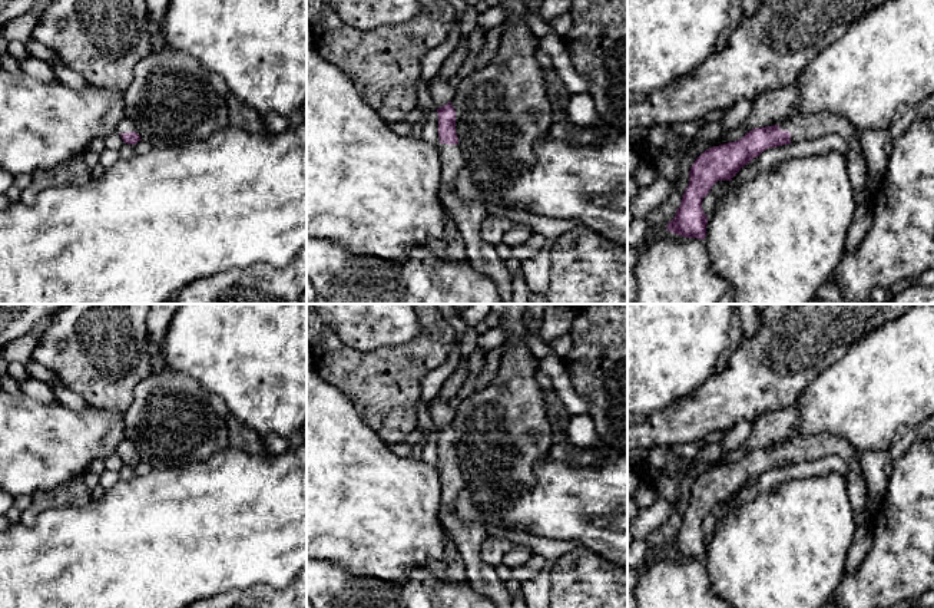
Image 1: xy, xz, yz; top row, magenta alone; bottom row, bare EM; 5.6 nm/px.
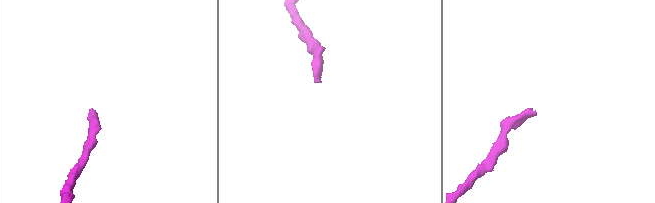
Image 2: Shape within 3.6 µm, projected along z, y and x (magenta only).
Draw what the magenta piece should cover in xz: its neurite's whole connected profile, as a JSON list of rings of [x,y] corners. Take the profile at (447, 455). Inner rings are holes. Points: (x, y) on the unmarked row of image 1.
[[[451,423],[438,429],[437,436],[441,482],[440,519],[466,564],[467,584],[478,594],[490,598],[496,608],[511,608],[507,582],[501,581],[496,568],[487,565],[480,556],[480,548],[486,539],[483,526],[464,522],[456,512],[457,496],[464,488],[464,479],[458,466],[456,432]]]

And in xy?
[[[123,439],[119,443],[116,453],[122,457],[125,465],[136,466],[140,462],[140,457],[138,455],[135,445],[127,439]]]

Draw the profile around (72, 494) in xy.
[[[83,478],[60,483],[46,493],[36,493],[32,496],[32,503],[21,510],[20,522],[24,526],[32,526],[37,516],[56,506],[86,506],[92,500],[90,490],[83,482]]]

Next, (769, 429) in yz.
[[[796,403],[774,412],[758,413],[751,420],[751,434],[742,443],[746,453],[755,449],[779,446],[784,442],[801,437],[801,434],[796,432],[798,422],[799,414]]]

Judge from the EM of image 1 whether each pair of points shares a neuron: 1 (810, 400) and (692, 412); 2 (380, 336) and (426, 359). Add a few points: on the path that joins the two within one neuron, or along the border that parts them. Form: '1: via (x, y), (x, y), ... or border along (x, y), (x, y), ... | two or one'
1: border along (818, 376), (807, 385), (795, 402) | two
2: border along (420, 320), (420, 330), (410, 340), (364, 352) | two

